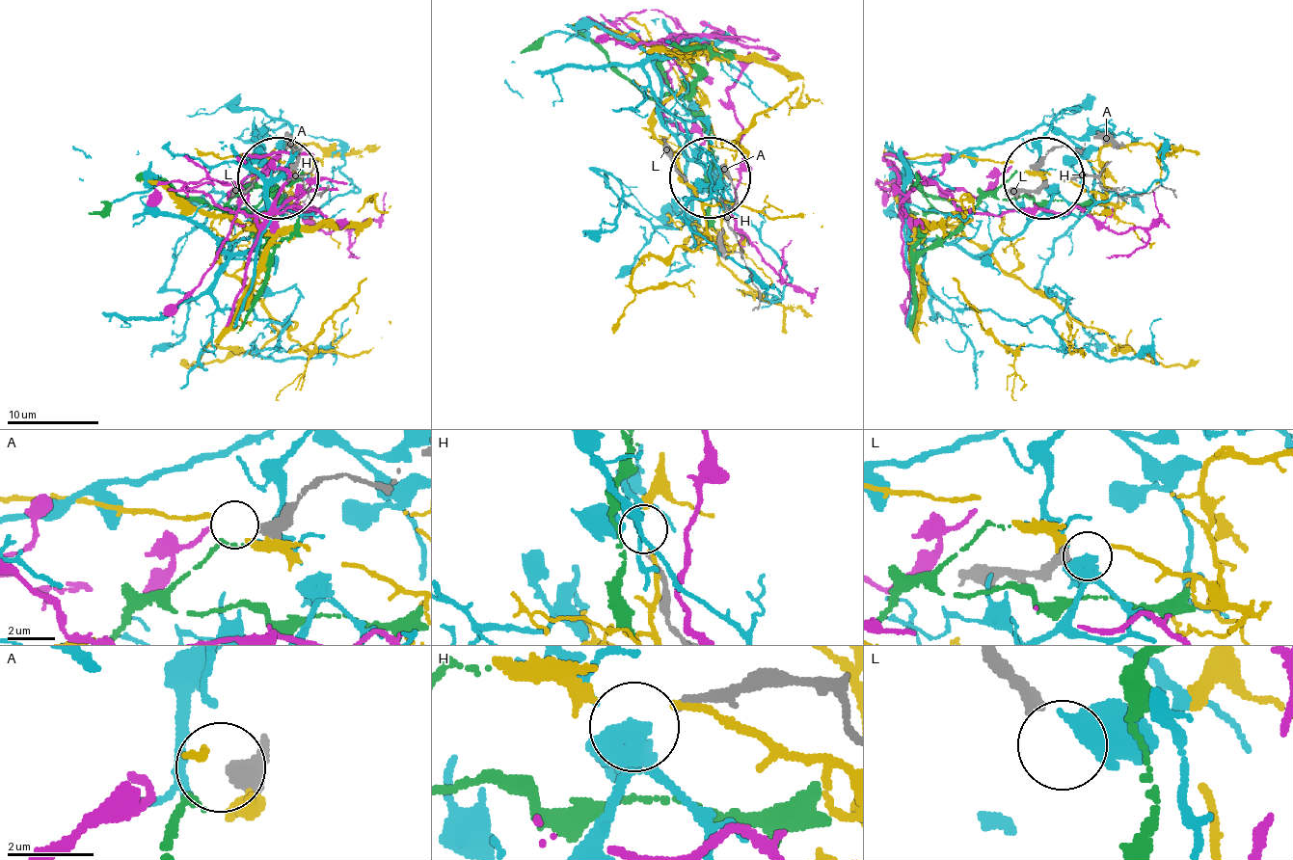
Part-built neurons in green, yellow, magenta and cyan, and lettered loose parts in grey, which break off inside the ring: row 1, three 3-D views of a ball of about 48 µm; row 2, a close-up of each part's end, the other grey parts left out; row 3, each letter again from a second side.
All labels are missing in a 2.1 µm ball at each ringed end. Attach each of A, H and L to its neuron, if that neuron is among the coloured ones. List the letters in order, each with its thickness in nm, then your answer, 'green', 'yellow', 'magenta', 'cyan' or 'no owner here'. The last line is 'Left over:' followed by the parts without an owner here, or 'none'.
A: calibre 480 nm; green
H: calibre 170 nm; cyan
L: calibre 360 nm; no owner here
Left over: L

